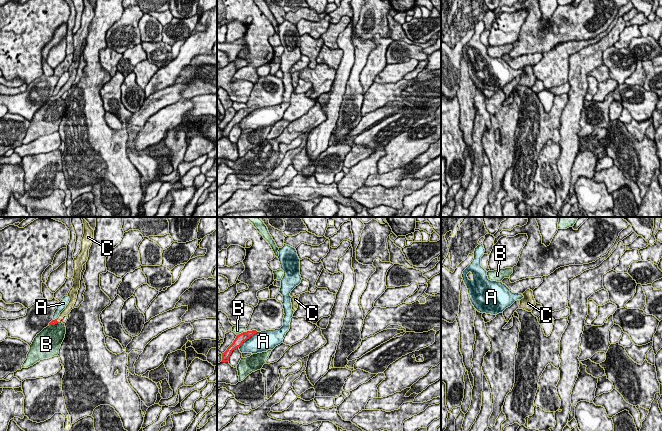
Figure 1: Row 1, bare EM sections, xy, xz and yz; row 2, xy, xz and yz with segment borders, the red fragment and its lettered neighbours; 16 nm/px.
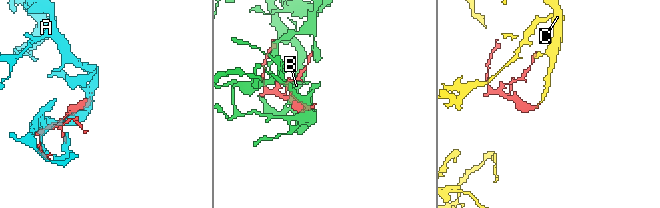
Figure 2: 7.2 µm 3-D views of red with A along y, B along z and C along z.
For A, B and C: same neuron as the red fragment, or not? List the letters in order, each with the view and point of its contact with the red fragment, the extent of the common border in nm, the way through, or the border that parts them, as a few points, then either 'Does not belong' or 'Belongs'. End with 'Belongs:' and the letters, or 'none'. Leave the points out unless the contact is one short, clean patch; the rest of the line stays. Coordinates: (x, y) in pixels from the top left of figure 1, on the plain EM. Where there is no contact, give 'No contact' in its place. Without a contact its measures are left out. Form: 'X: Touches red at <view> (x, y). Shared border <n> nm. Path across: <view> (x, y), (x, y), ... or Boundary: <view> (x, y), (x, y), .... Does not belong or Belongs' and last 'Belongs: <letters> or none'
A: Touches red at xz (248, 114). Shared border 400 nm. Does not belong
B: Touches red at xz (243, 108). Shared border 190 nm. Does not belong
C: Touches red at xy (57, 97). Shared border 100 nm. Path across: xy (53, 98), (57, 97), (67, 86). Belongs
Belongs: C

